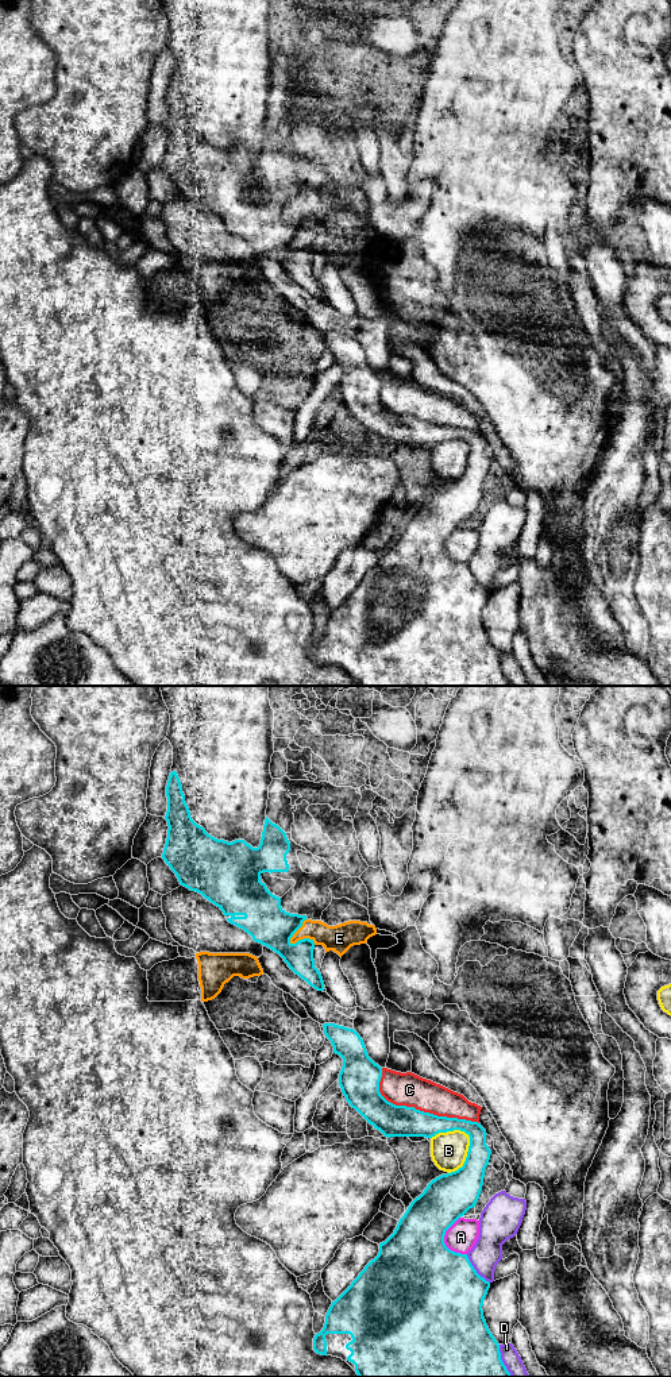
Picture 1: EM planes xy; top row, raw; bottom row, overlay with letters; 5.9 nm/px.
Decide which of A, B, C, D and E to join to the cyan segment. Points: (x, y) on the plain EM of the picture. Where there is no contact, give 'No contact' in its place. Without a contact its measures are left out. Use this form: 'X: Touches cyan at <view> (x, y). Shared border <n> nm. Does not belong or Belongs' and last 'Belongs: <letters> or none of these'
A: Touches cyan at xy (443, 550). Shared border 240 nm. Does not belong
B: Touches cyan at xy (467, 462). Shared border 280 nm. Does not belong
C: Touches cyan at xy (417, 419). Shared border 650 nm. Does not belong
D: Touches cyan at xy (474, 578). Shared border 220 nm. Does not belong
E: Touches cyan at xy (296, 239). Shared border 190 nm. Does not belong
Belongs: none of these

